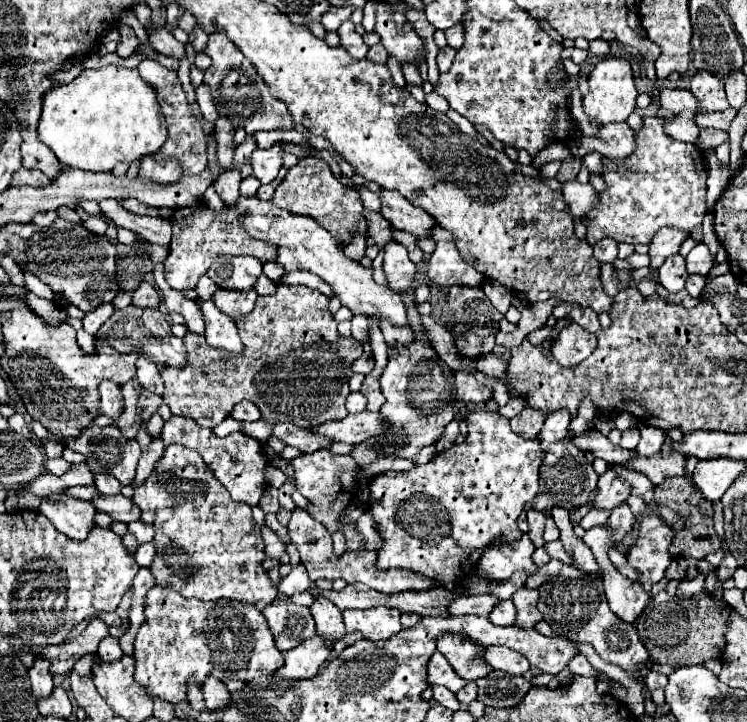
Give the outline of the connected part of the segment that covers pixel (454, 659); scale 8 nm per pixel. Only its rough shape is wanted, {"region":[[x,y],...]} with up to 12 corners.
{"region":[[445,633],[437,651],[465,681],[491,671],[483,647]]}

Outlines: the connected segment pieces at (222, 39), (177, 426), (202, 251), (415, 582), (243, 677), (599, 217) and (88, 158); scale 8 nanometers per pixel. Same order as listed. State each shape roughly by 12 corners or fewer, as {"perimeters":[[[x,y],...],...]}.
{"perimeters":[[[209,35],[205,85],[219,117],[247,135],[291,131],[251,61],[223,35]],[[187,417],[165,421],[165,445],[197,451],[235,501],[265,491],[261,443],[219,439]],[[235,207],[177,209],[165,279],[193,289],[223,255],[275,261]],[[305,509],[287,525],[313,581],[343,579],[383,593],[427,589],[423,575],[377,571],[375,551],[333,551]],[[155,585],[135,681],[175,705],[189,681],[279,669],[267,621]],[[645,117],[589,211],[587,243],[691,231],[707,205],[701,149]],[[85,69],[43,95],[37,135],[67,167],[111,171],[167,127],[137,69]]]}

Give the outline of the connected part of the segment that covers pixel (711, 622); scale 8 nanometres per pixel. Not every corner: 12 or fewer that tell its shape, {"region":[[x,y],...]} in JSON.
{"region":[[711,593],[651,597],[633,623],[651,661],[723,655],[731,605]]}

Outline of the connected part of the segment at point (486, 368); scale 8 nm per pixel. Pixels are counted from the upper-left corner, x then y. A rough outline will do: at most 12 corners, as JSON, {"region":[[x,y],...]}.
{"region":[[493,353],[477,359],[477,369],[505,381],[505,363]]}

